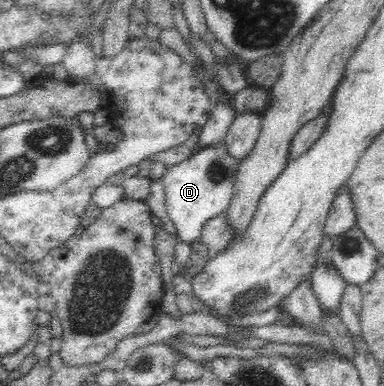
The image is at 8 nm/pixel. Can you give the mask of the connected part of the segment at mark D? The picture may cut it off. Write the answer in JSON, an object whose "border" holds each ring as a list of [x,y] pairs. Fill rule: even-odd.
{"border":[[[219,142],[201,148],[189,159],[167,168],[163,177],[165,207],[178,241],[187,244],[199,241],[204,223],[226,211],[235,191],[239,162],[227,152],[224,142]]]}

